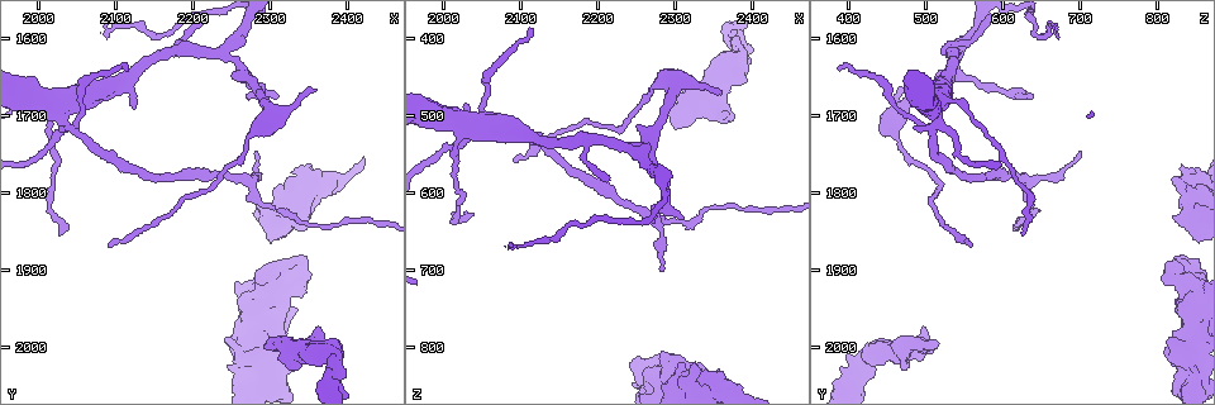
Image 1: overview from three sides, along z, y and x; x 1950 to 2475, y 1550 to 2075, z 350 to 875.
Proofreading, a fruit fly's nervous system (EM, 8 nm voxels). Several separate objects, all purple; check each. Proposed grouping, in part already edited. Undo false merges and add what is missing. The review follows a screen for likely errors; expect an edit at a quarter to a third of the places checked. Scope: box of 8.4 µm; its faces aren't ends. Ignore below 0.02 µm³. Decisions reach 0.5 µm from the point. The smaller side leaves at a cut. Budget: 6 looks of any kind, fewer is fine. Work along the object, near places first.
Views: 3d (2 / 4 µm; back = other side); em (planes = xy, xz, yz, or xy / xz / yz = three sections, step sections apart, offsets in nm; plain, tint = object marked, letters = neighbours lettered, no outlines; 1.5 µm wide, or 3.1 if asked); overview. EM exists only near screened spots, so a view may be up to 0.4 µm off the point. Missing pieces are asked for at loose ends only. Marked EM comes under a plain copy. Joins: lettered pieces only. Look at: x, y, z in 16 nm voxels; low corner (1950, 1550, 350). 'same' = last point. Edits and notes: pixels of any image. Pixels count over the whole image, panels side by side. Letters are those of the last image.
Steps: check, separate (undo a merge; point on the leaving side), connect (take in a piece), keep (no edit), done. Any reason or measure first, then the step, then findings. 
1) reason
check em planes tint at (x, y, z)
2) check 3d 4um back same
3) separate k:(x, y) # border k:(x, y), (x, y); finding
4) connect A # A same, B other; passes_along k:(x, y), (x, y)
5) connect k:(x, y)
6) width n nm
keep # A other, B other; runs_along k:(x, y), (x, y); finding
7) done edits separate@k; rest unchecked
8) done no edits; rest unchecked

thick turns thin
check em xz step 8 tint at (2285, 1810, 635)

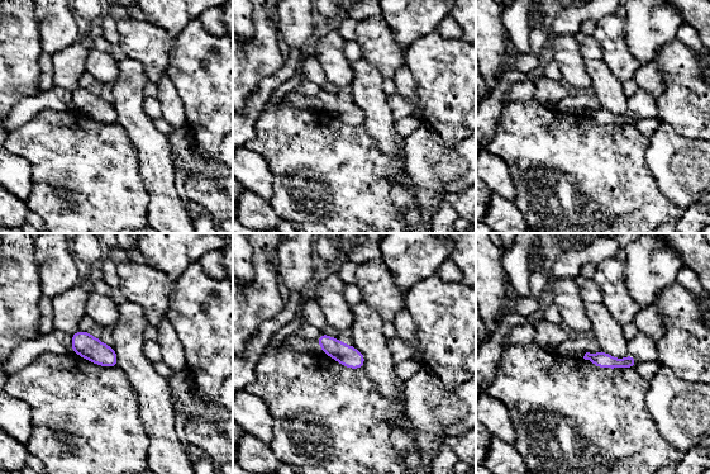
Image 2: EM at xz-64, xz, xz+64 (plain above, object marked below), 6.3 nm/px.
see the neighbours
check em xz step 8 letters same

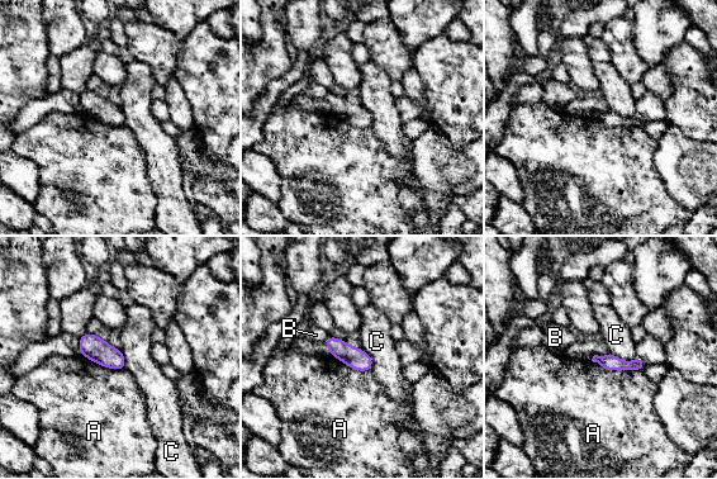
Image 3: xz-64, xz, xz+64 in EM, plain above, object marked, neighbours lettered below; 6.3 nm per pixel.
keep # A other, B other, C other; runs_along 3:(596, 359), (621, 365), (640, 366); one neuron here

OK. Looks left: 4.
check 3d 4um back at (2265, 1925, 840)

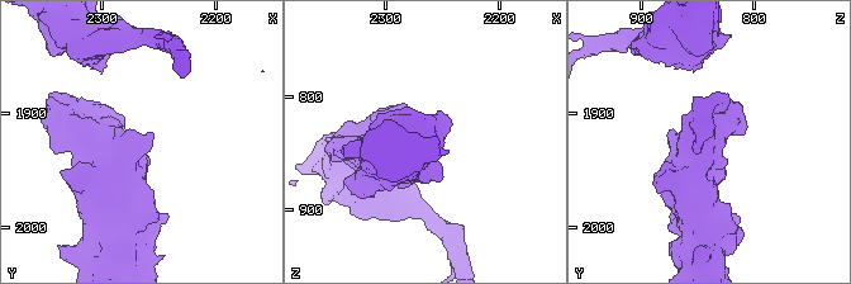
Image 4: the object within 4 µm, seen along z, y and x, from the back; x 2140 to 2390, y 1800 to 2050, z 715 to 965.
check em yz step 8 letters same

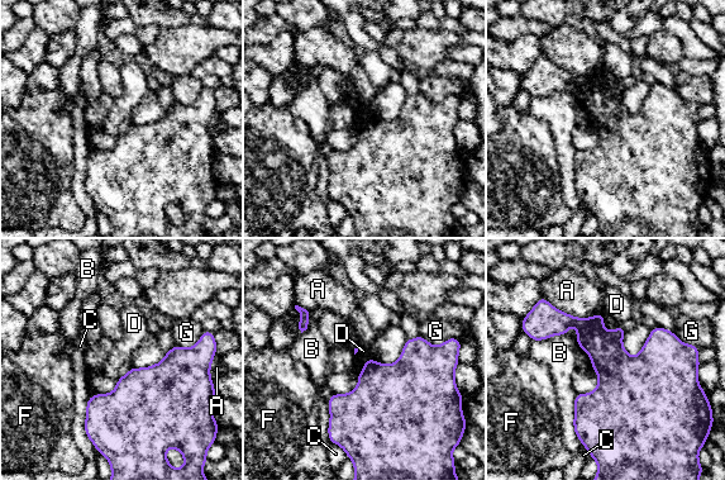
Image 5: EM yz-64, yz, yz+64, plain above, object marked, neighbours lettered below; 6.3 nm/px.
check em planes letters same

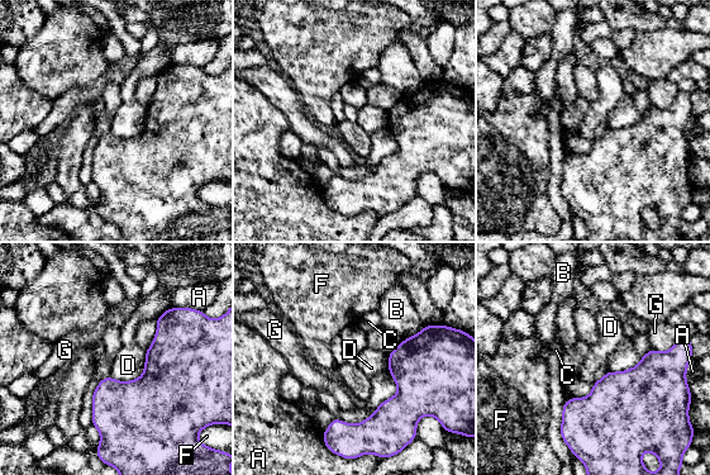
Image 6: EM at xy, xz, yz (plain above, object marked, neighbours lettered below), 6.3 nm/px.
keep # A other, B other, C other, D other, F other, G other; border 6:(146, 350), (139, 376), (109, 376); none of them fits

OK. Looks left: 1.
done no edits; rest unchecked

